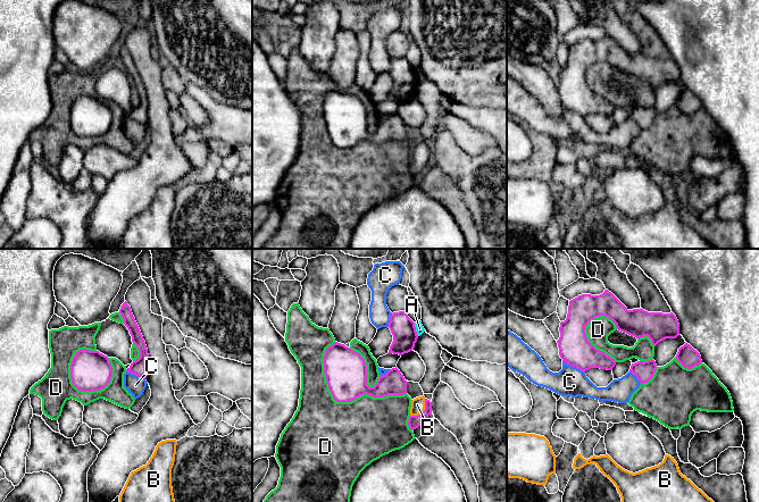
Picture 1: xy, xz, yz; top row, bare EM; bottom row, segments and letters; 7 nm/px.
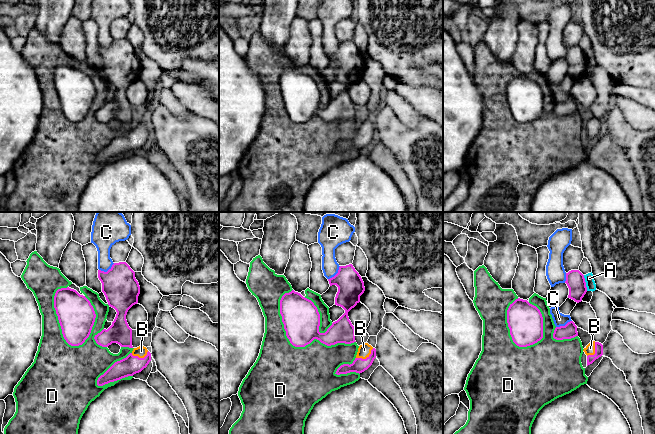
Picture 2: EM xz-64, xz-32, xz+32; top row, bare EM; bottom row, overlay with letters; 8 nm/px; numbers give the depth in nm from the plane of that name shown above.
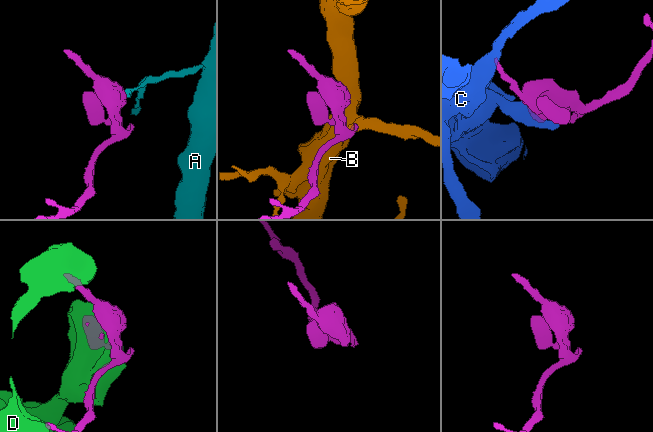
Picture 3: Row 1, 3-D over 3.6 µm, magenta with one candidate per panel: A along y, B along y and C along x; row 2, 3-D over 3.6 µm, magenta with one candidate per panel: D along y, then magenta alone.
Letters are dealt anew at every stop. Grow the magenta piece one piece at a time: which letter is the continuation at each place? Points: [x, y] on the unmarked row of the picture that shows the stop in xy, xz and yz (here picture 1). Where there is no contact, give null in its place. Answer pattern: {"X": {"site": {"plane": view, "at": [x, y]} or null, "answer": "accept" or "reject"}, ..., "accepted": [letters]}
{"A": {"site": {"plane": "xz", "at": [415, 75]}, "answer": "reject"}, "B": {"site": {"plane": "xz", "at": [423, 157]}, "answer": "accept"}, "C": {"site": {"plane": "yz", "at": [574, 111]}, "answer": "reject"}, "D": {"site": {"plane": "xz", "at": [345, 147]}, "answer": "reject"}, "accepted": ["B"]}

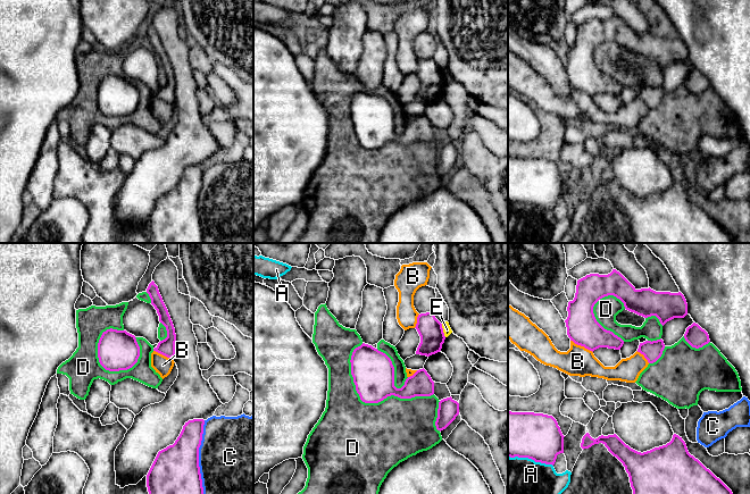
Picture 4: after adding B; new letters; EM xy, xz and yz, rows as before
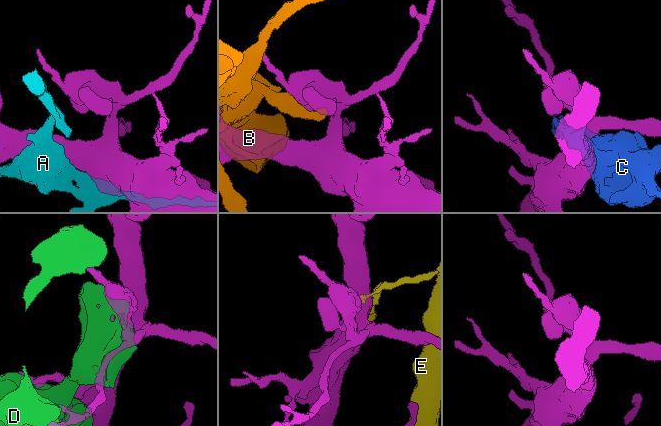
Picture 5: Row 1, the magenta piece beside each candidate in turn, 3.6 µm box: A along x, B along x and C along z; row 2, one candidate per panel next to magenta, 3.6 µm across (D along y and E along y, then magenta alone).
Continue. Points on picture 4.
{"A": {"site": {"plane": "yz", "at": [531, 203]}, "answer": "reject"}, "B": {"site": {"plane": "yz", "at": [582, 91]}, "answer": "reject"}, "C": {"site": {"plane": "xy", "at": [198, 204]}, "answer": "reject"}, "D": {"site": {"plane": "xz", "at": [373, 148]}, "answer": "reject"}, "E": {"site": {"plane": "xz", "at": [442, 76]}, "answer": "reject"}, "accepted": []}

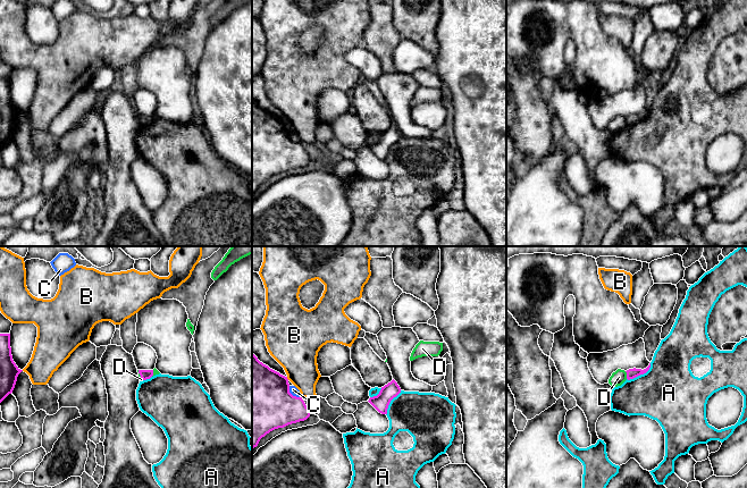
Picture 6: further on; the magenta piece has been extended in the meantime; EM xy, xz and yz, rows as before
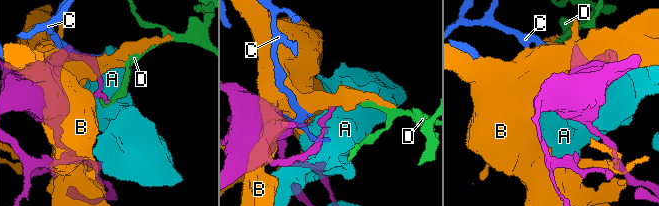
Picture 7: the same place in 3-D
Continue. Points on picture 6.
{"A": {"site": {"plane": "yz", "at": [640, 119]}, "answer": "reject"}, "B": {"site": {"plane": "xz", "at": [286, 124]}, "answer": "reject"}, "C": {"site": {"plane": "xz", "at": [291, 140]}, "answer": "reject"}, "D": {"site": {"plane": "yz", "at": [627, 120]}, "answer": "reject"}, "accepted": []}

